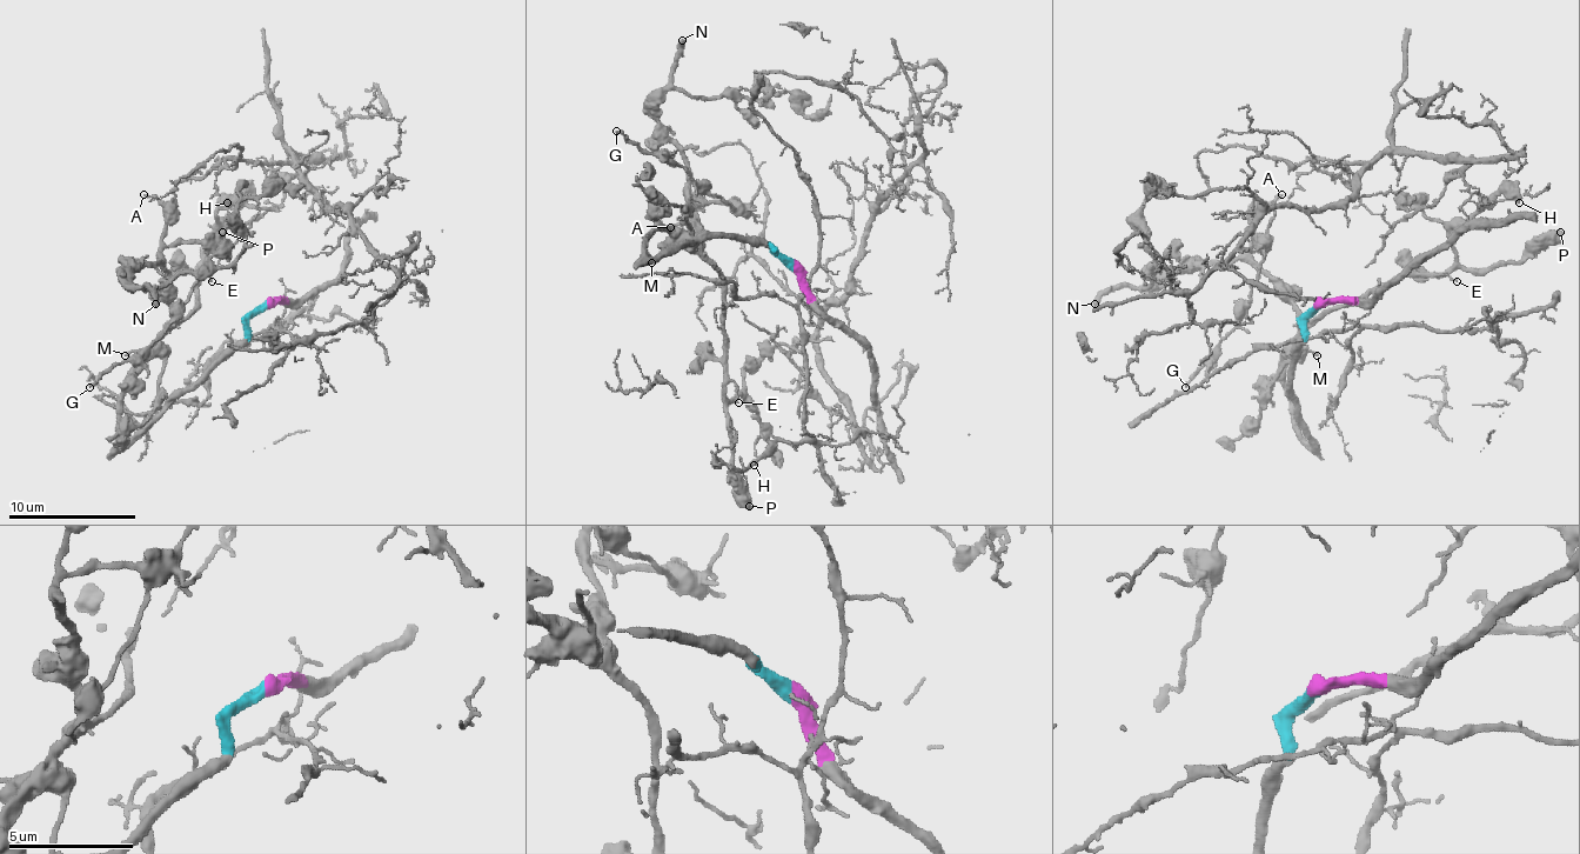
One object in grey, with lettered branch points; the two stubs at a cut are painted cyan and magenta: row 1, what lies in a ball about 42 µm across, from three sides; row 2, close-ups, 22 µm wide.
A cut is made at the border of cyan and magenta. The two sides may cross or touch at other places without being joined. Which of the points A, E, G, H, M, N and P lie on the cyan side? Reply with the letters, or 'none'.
A, E, G, H, M, N, P

